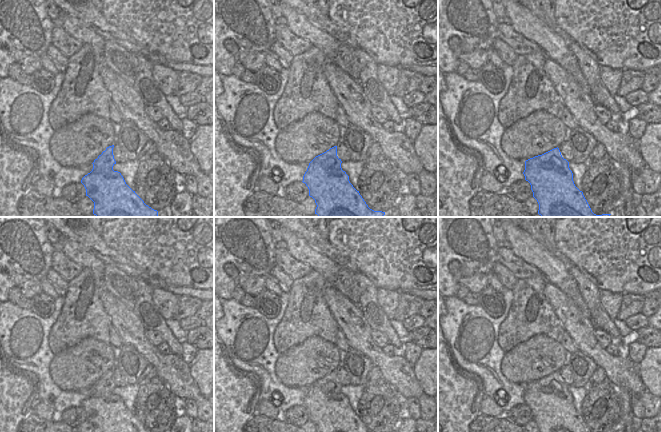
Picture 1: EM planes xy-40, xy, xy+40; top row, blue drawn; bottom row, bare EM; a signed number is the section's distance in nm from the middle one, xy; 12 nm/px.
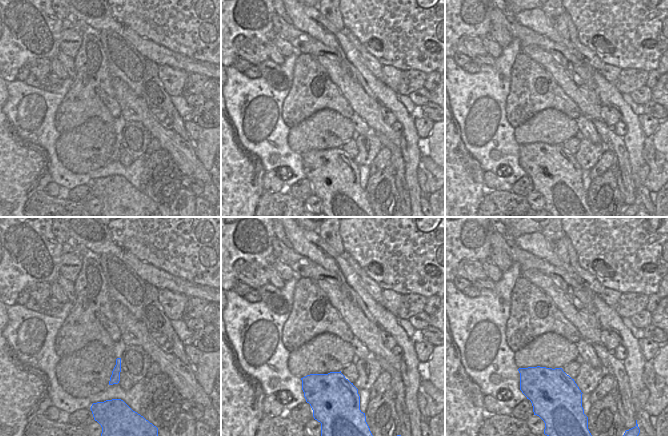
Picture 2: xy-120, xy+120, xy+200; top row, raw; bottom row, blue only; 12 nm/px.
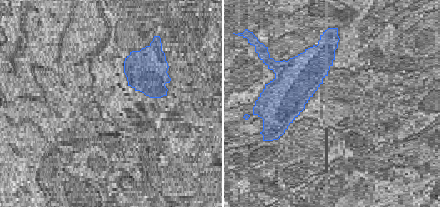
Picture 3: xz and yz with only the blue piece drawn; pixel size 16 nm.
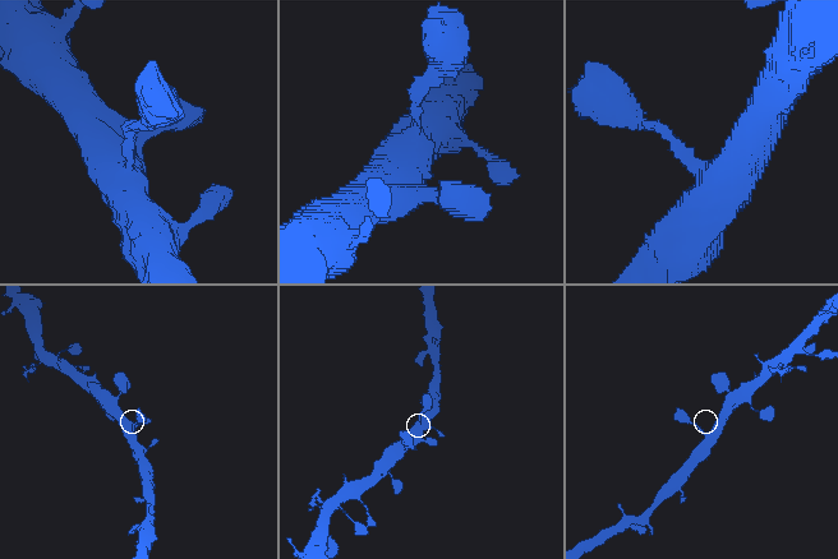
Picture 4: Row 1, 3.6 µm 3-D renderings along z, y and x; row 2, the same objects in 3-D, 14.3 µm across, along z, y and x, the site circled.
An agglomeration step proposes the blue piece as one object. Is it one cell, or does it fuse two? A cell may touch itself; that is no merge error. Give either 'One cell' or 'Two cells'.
One cell.

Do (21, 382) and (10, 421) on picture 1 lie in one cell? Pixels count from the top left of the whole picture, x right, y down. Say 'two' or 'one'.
one

